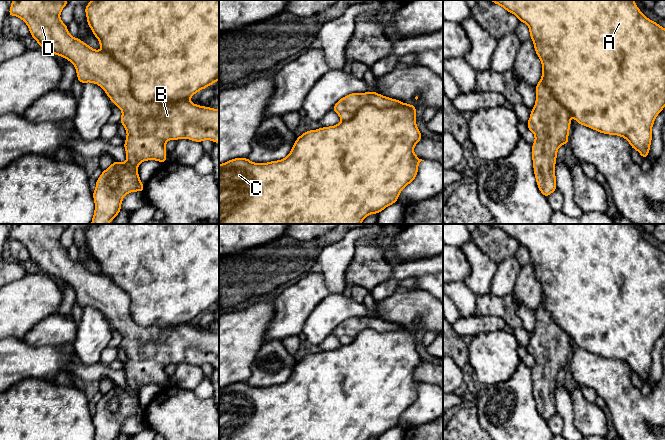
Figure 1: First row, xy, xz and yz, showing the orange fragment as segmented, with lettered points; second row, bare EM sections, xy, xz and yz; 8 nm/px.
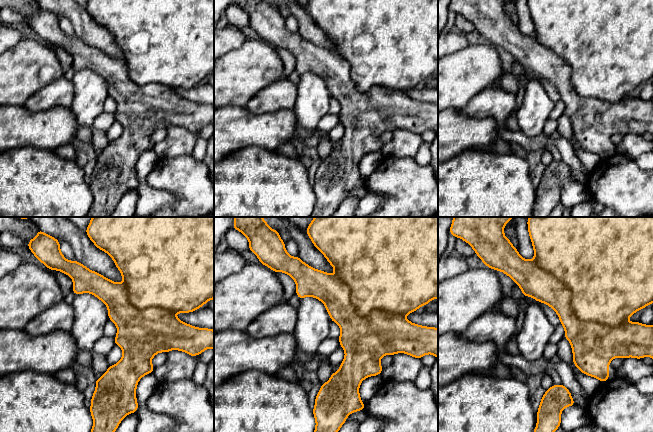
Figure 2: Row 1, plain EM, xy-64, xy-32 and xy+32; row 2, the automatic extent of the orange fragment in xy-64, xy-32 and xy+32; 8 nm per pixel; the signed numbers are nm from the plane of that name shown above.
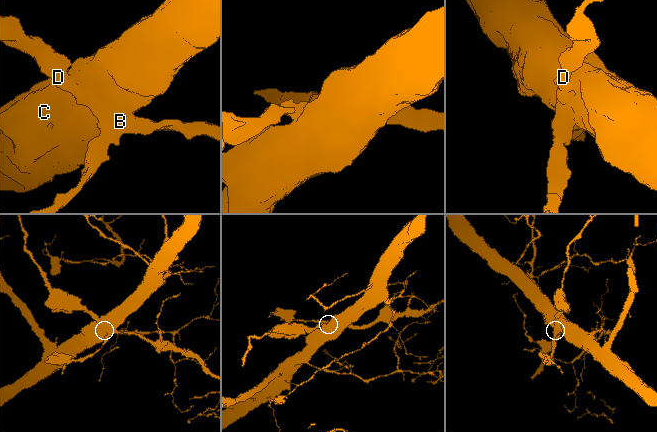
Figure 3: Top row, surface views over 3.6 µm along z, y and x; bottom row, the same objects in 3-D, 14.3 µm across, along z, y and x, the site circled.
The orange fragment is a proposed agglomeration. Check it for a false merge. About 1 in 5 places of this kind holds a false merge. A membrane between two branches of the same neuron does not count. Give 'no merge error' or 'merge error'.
merge error

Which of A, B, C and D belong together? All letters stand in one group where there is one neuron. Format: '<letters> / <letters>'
A C / B D

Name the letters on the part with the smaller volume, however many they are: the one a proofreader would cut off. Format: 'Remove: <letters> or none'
Remove: B, D

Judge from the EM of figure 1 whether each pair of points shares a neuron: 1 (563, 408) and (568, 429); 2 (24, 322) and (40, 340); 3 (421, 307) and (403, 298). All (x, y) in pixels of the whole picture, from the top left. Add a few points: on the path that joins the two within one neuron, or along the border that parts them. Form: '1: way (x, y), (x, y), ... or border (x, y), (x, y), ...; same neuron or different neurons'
1: way (567, 413), (568, 424); same neuron
2: border (49, 315), (41, 319), (23, 339); different neurons
3: way (417, 305), (410, 305), (407, 302); same neuron

